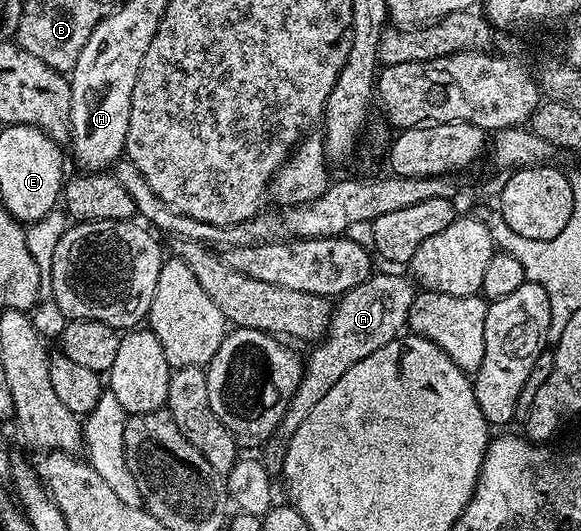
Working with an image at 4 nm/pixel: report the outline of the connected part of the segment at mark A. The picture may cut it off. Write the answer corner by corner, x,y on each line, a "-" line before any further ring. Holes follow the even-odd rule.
372,274
369,279
343,294
337,301
330,317
325,338
315,345
316,349
305,359
303,376
297,392
293,394
289,408
281,417
280,424
273,430
260,452
265,470
271,476
281,475
288,444
296,434
305,417
316,408
316,403
336,384
344,373
360,360
366,359
396,337
407,327
412,300
417,291
415,283
407,276
398,274
-
339,303
339,304
338,304

